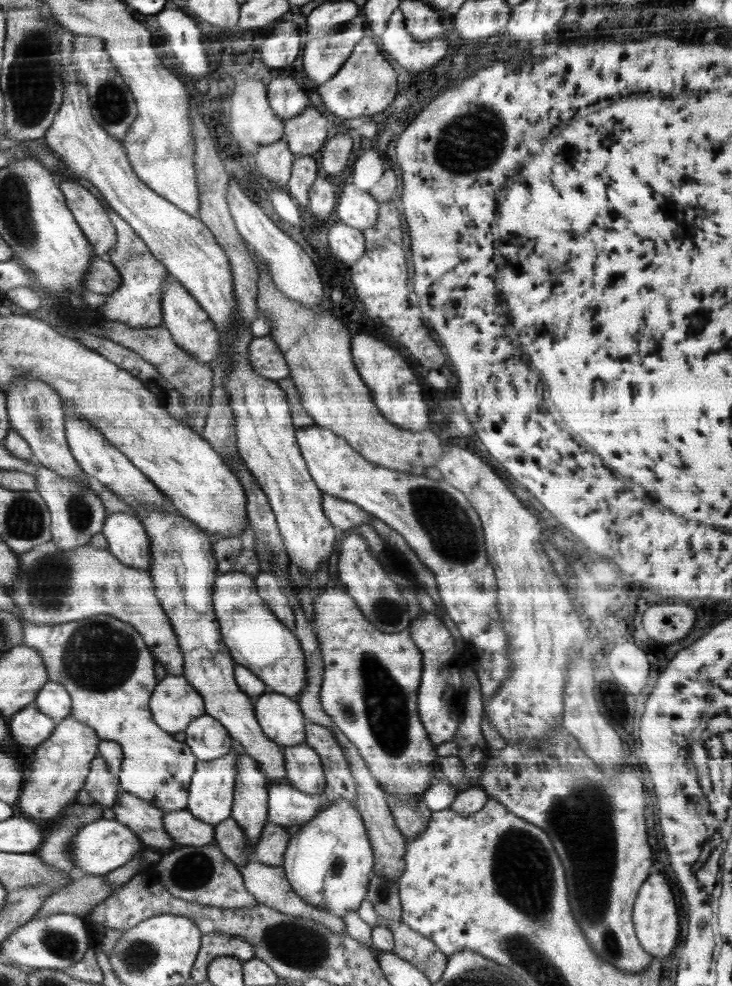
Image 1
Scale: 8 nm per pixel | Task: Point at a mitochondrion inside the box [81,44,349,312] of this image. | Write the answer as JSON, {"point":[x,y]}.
{"point":[113,105]}

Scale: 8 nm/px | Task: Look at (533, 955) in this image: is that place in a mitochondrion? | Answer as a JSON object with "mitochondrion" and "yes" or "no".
{"mitochondrion":"yes"}

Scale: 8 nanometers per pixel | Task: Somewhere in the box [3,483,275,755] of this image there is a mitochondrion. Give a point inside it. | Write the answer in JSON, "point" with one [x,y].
{"point":[98,656]}

